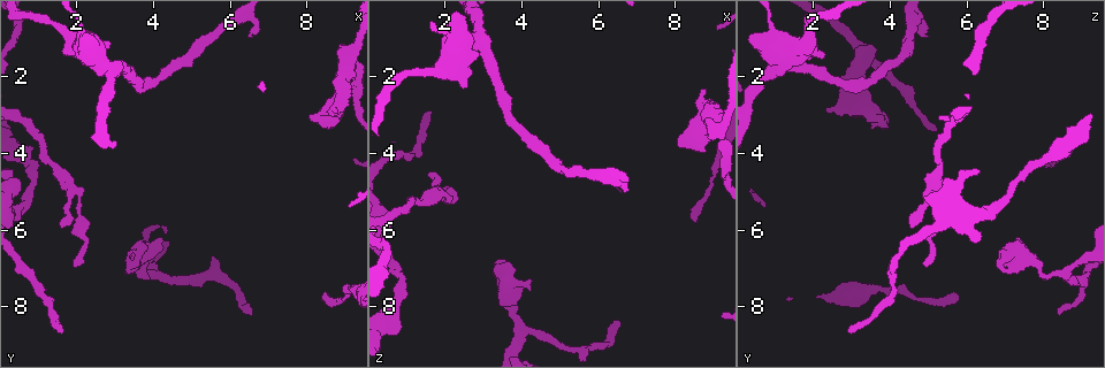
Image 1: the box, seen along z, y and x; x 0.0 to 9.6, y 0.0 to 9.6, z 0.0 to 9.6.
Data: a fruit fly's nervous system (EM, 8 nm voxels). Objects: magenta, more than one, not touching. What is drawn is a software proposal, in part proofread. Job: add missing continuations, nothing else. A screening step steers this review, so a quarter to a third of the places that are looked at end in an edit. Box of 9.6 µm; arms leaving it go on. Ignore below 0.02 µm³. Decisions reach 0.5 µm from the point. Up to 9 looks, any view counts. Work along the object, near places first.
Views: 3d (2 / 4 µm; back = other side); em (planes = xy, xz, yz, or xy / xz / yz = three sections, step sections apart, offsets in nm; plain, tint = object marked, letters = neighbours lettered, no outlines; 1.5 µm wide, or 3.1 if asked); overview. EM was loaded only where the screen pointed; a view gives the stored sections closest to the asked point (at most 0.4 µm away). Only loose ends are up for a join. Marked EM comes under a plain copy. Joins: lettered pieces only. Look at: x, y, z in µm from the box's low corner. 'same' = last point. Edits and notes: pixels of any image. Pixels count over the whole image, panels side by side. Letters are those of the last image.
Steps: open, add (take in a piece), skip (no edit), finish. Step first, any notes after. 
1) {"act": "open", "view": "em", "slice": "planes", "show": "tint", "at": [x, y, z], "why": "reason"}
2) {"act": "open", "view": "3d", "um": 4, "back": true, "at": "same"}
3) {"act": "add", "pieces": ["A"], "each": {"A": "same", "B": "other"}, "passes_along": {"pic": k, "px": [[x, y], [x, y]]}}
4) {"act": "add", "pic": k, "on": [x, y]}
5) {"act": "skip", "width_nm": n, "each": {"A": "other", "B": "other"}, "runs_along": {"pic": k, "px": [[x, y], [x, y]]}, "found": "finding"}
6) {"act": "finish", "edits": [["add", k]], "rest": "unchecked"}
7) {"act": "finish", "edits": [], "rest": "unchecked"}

{"act": "open", "view": "3d", "um": 2, "at": [1.90, 6.90, 4.85], "why": "free end"}

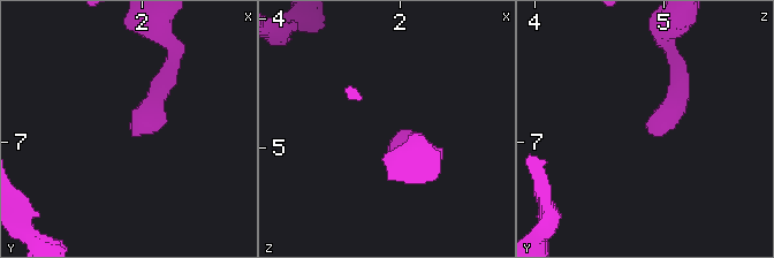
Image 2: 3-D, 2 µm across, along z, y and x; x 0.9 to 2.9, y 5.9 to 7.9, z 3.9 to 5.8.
{"act": "open", "view": "em", "slice": "xy", "step": 8, "show": "letters", "at": [1.94, 6.94, 4.92]}

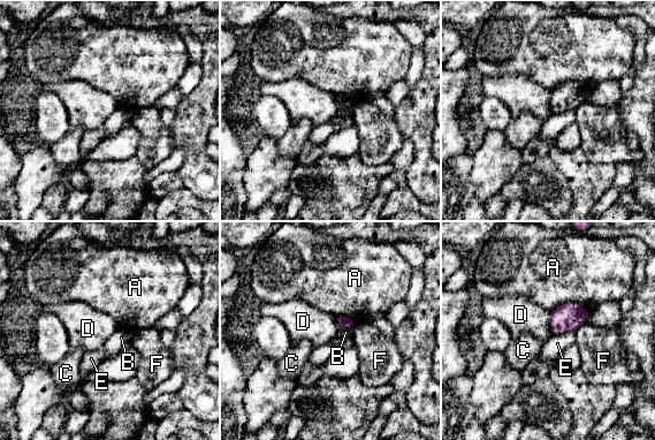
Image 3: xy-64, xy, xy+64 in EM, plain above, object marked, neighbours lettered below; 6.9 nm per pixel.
{"act": "open", "view": "em", "slice": "planes", "show": "letters", "at": "same", "why": "another direction"}

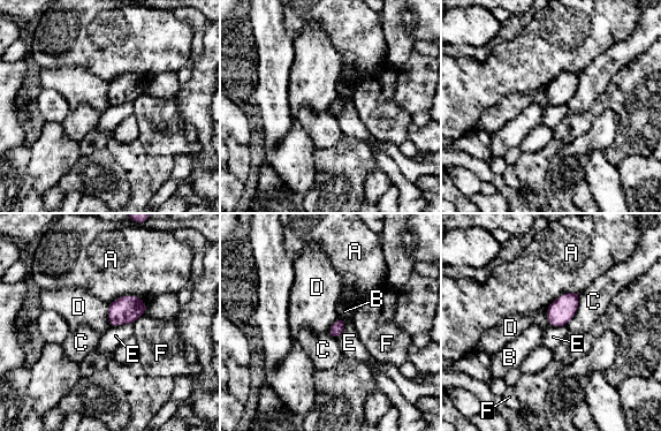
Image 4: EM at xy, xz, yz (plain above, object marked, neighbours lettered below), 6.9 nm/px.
{"act": "skip", "each": {"A": "other", "B": "other", "C": "other", "D": "other", "E": "other", "F": "other"}, "border": {"pic": 4, "px": [[107, 303], [107, 319], [111, 325]]}, "found": "no lettered piece goes on from it"}

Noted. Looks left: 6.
{"act": "open", "view": "3d", "um": 4, "back": true, "at": [1.60, 8.60, 2.90]}

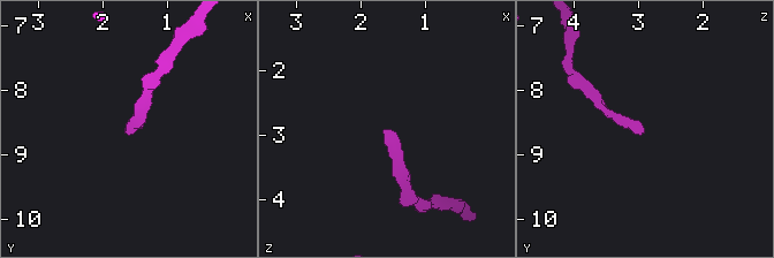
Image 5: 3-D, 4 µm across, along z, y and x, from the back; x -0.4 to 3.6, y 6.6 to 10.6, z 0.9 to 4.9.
{"act": "open", "view": "em", "slice": "planes", "show": "letters", "at": [1.65, 8.60, 2.85], "why": "shape alone is not enough"}

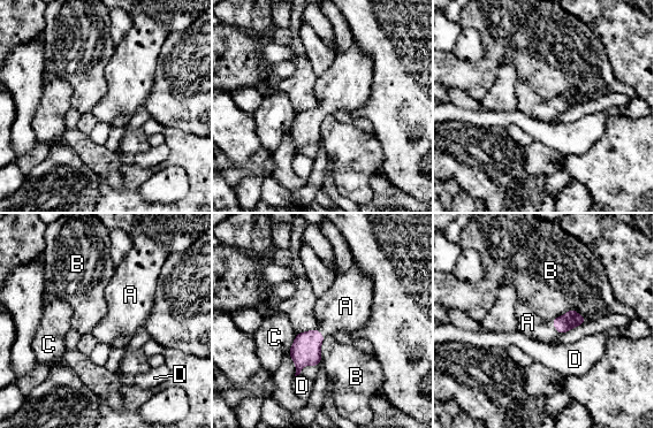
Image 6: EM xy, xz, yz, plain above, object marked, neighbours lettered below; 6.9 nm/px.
{"act": "add", "pieces": ["A"], "each": {"A": "same", "B": "other", "C": "other", "D": "other"}, "passes_along": {"pic": 6, "px": [[571, 319], [555, 328], [527, 322]]}, "found": "the neuron continues"}

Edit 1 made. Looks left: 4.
{"act": "open", "view": "overview"}

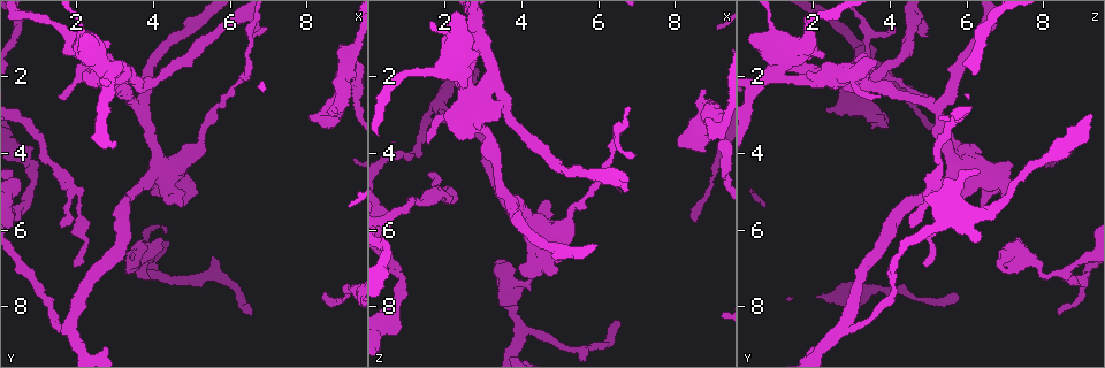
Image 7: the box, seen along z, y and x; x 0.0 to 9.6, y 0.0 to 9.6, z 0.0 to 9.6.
{"act": "open", "view": "3d", "um": 2, "at": [8.50, 7.75, 5.75], "why": "thin end"}

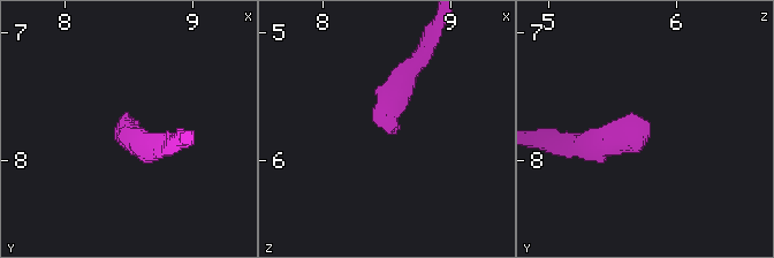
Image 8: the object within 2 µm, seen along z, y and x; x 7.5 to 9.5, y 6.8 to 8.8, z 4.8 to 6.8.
{"act": "open", "view": "em", "slice": "planes", "show": "letters", "at": [8.54, 7.68, 5.78]}

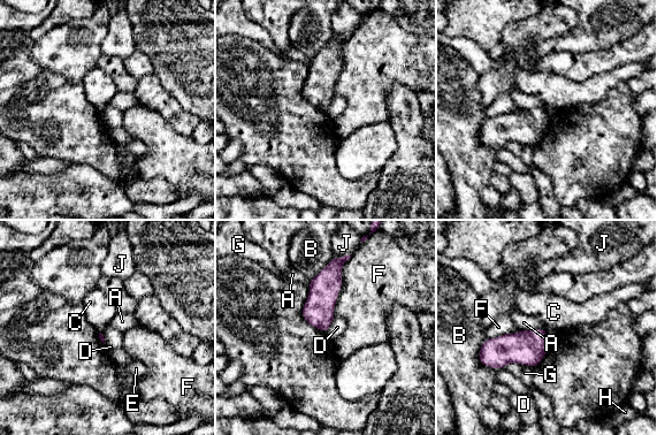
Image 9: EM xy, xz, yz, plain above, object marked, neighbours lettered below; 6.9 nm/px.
{"act": "skip", "each": {"A": "other", "B": "other", "C": "other", "D": "other", "E": "other", "F": "other", "G": "other", "H": "other", "J": "other"}, "found": "none of them fits"}

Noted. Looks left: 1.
{"act": "finish", "edits": [["add", 6]], "rest": "unchecked"}

